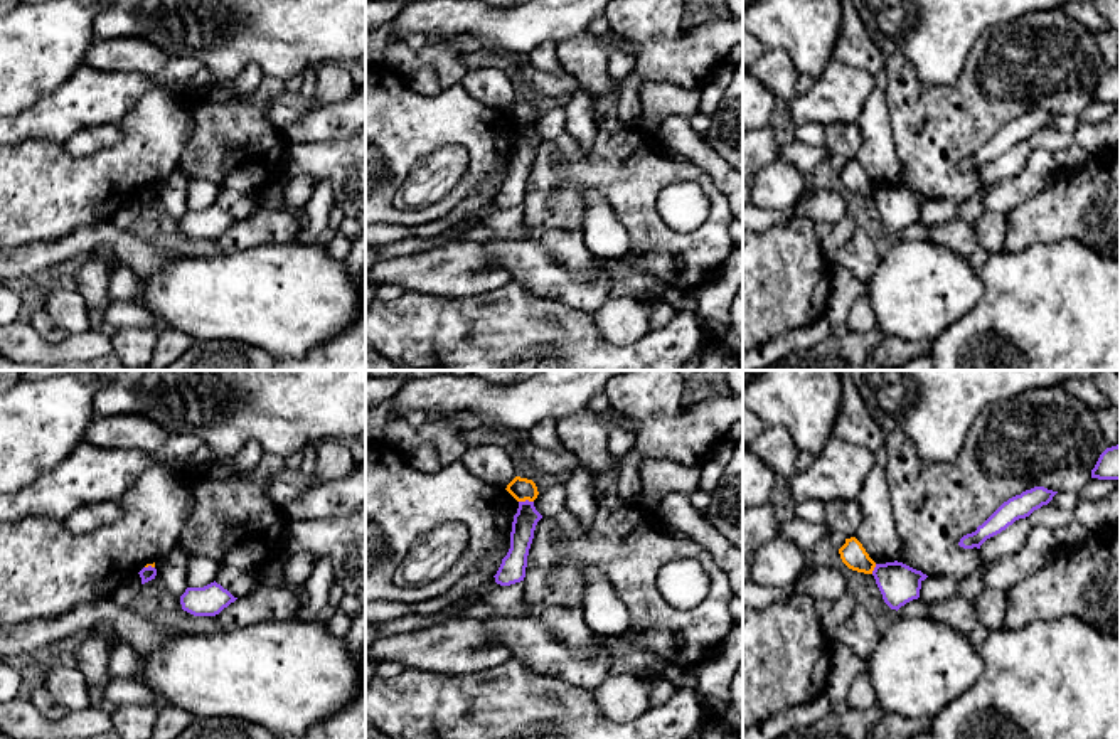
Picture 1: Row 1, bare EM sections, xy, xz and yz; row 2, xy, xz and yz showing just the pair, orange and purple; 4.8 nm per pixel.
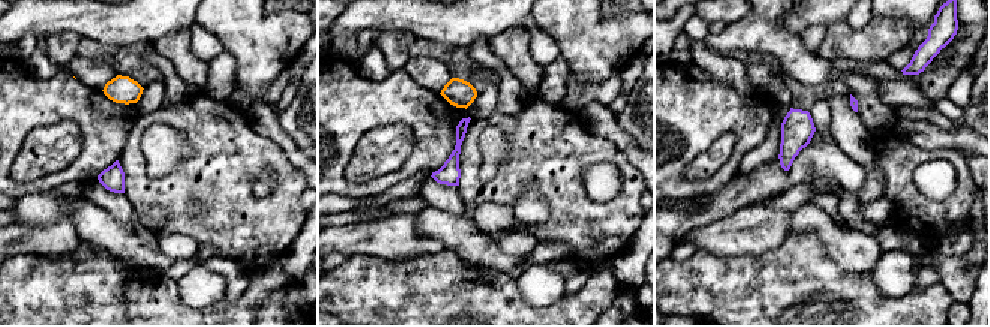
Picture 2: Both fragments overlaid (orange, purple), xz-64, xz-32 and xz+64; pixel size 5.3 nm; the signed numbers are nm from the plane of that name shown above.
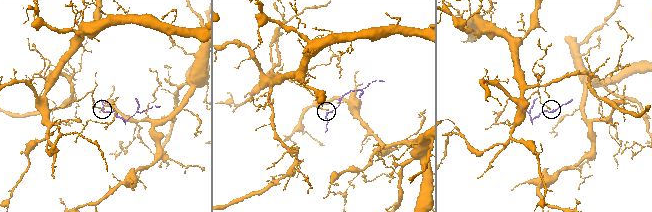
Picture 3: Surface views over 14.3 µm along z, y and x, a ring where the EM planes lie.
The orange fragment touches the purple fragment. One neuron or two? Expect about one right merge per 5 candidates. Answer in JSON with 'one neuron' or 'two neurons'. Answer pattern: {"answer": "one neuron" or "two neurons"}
{"answer": "two neurons"}

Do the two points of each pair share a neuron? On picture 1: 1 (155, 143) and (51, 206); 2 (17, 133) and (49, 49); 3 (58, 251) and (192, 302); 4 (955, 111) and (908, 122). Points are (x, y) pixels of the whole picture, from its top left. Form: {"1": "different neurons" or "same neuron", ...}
{"1": "same neuron", "2": "different neurons", "3": "different neurons", "4": "same neuron"}

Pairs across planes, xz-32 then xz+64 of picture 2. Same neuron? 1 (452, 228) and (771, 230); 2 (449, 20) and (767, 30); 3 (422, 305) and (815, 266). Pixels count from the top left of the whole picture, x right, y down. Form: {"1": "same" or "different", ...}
{"1": "different", "2": "different", "3": "same"}

